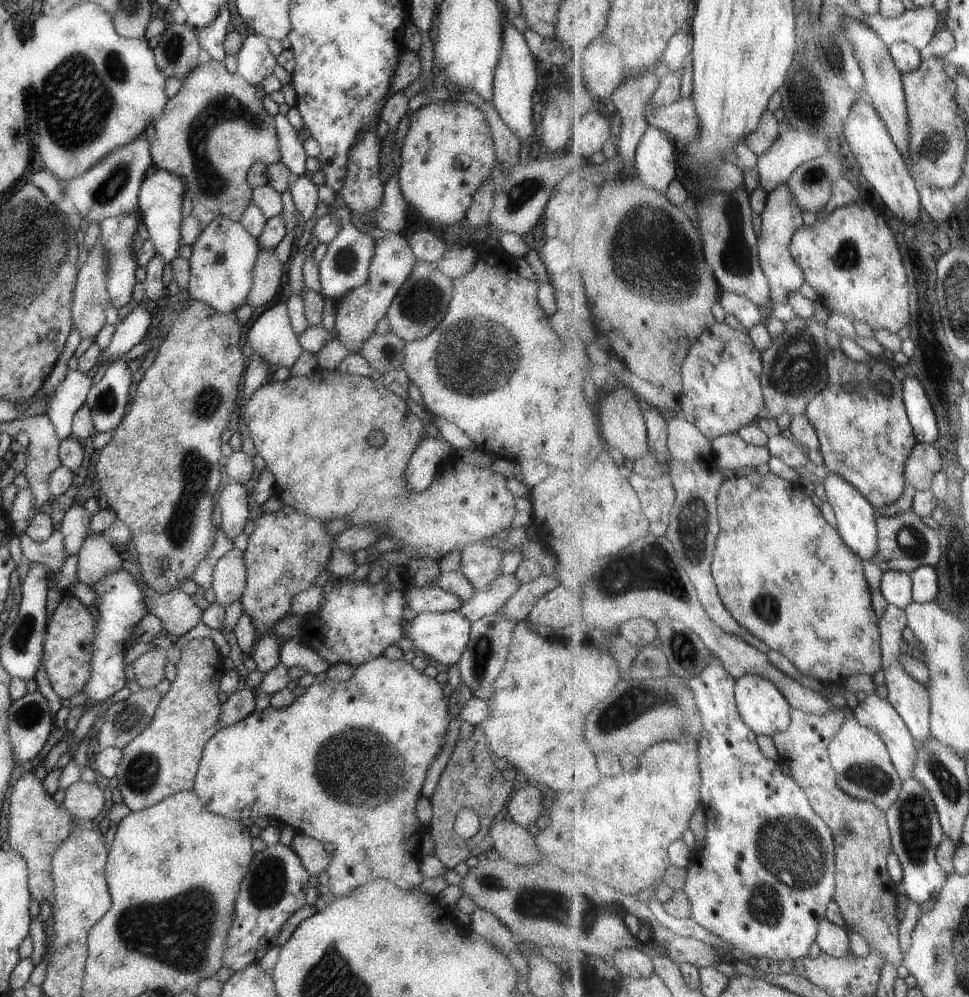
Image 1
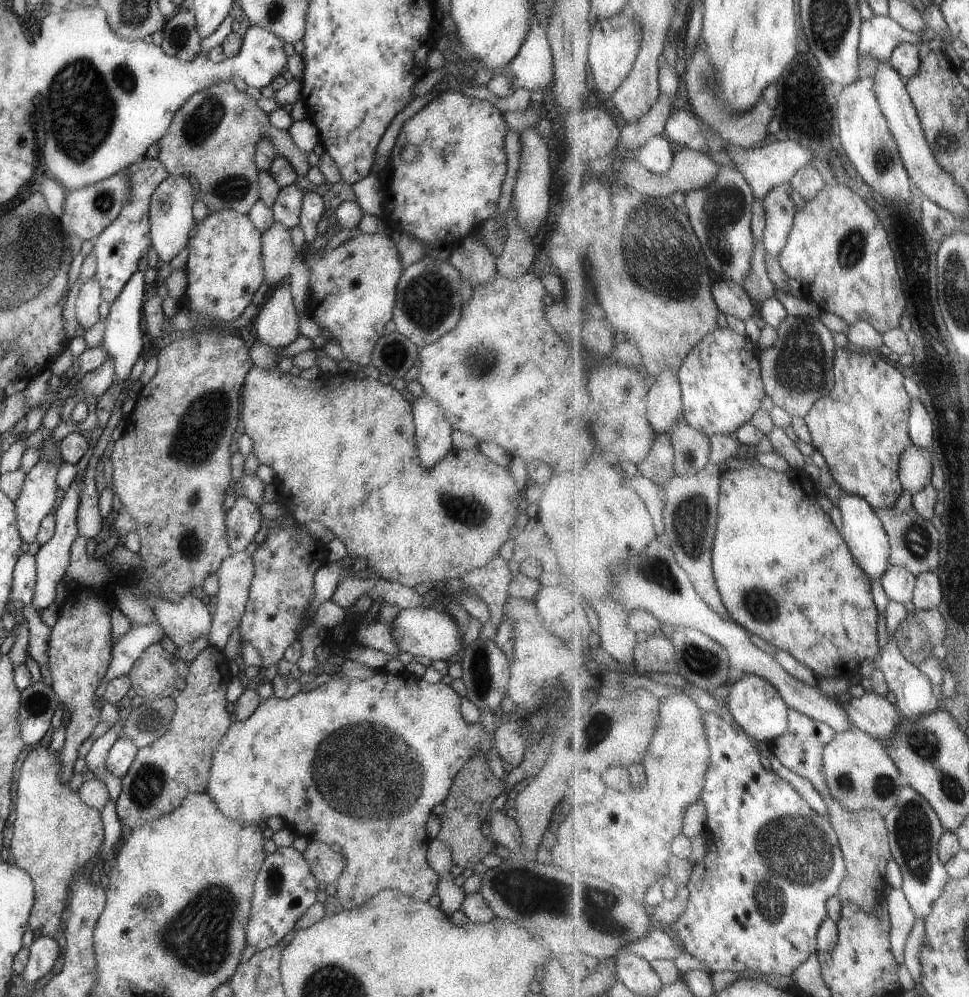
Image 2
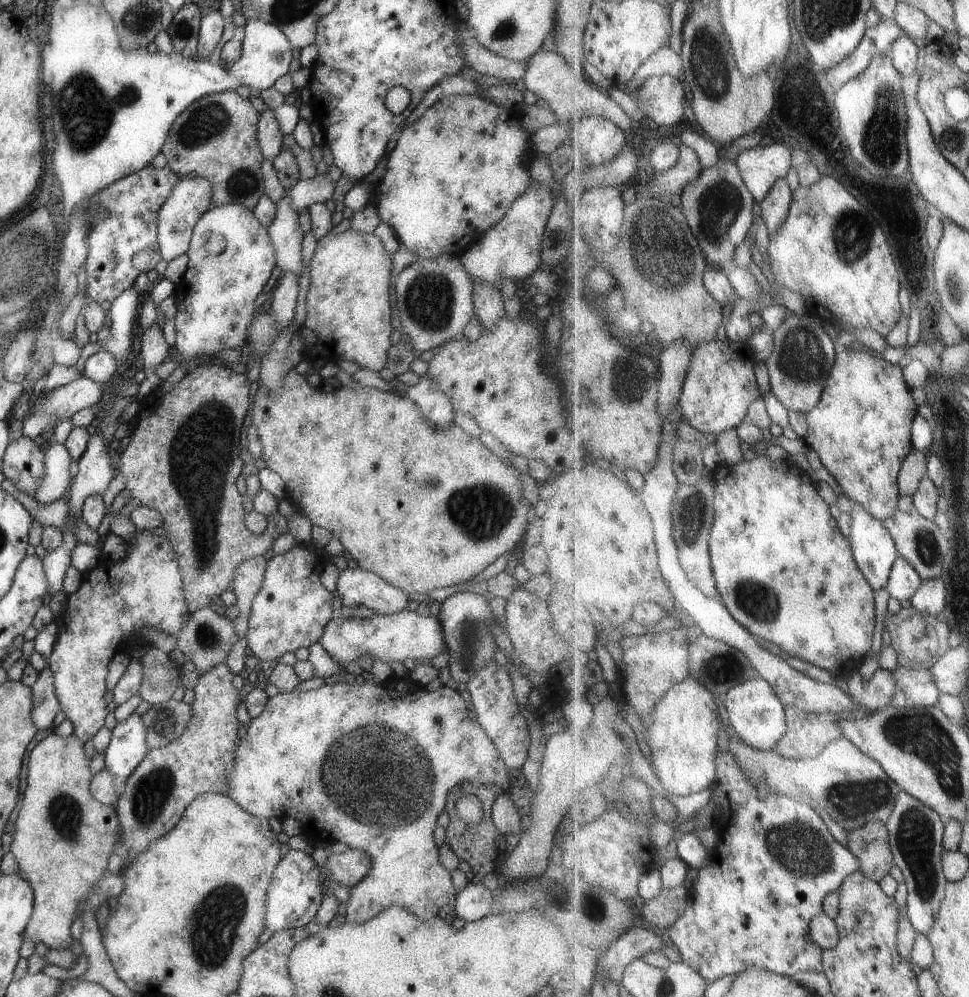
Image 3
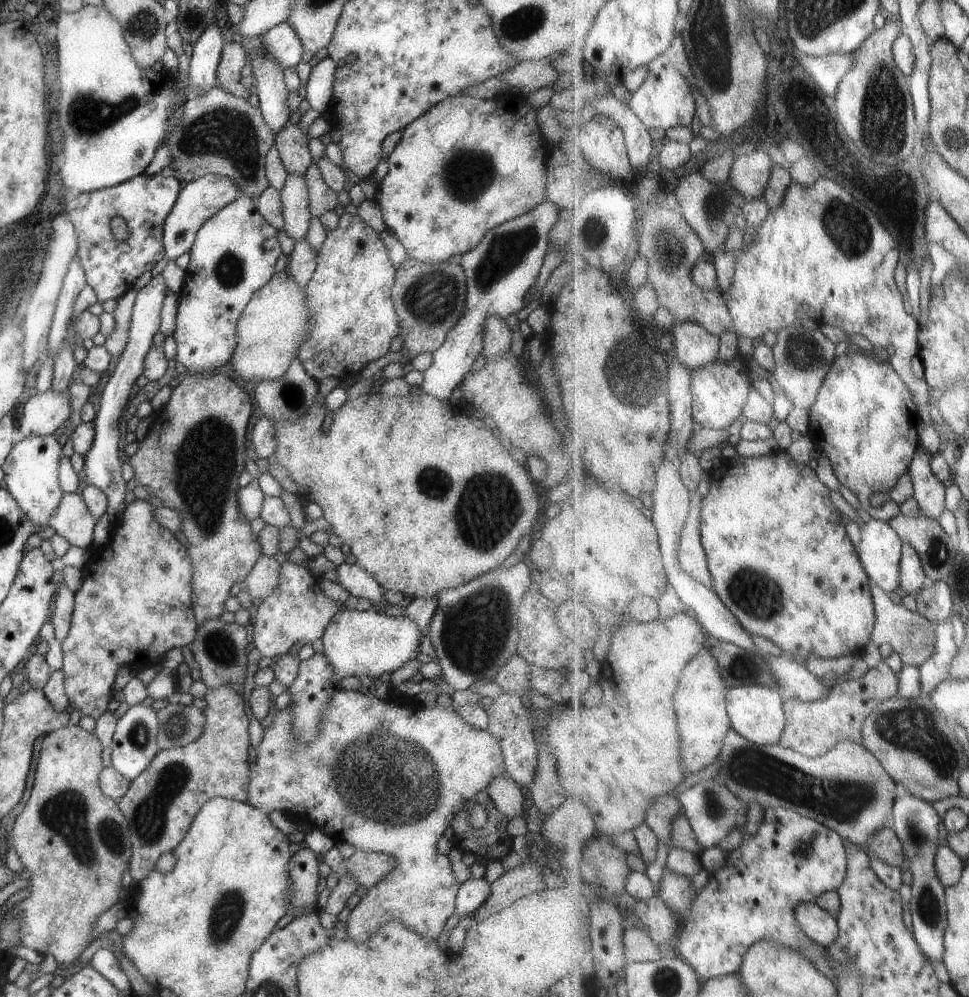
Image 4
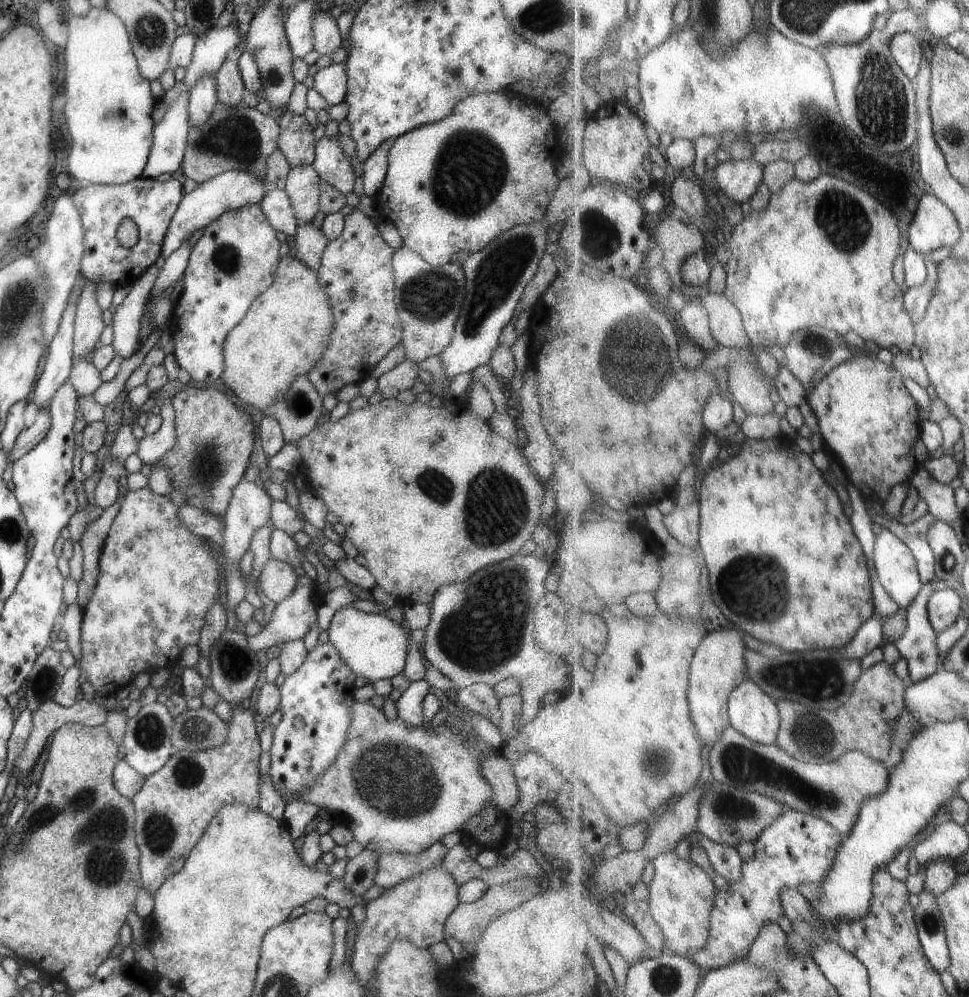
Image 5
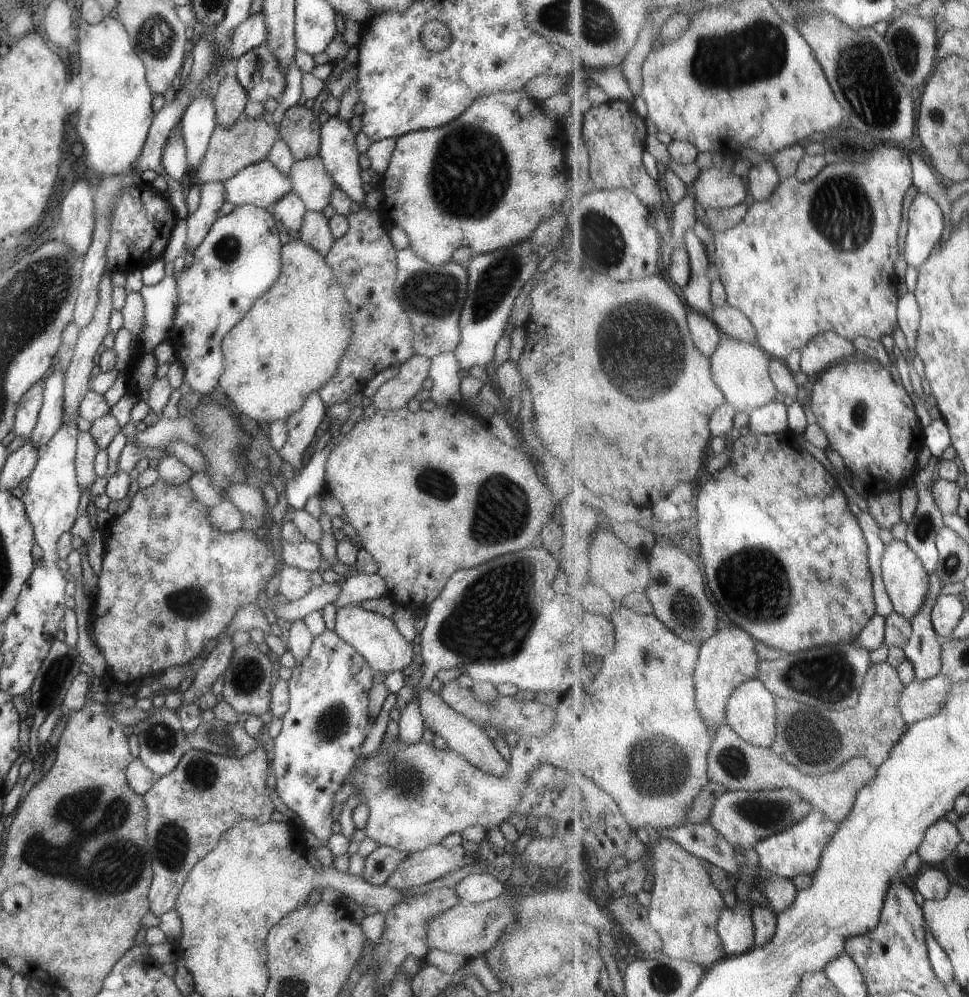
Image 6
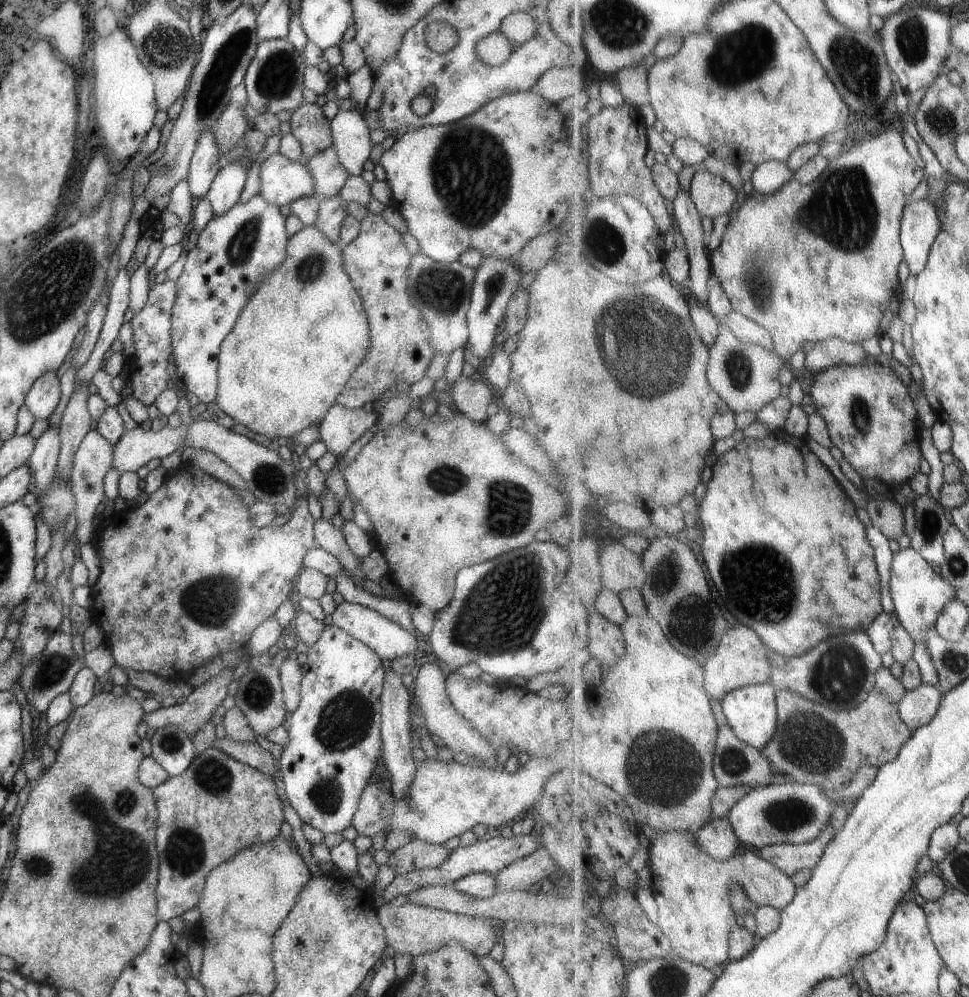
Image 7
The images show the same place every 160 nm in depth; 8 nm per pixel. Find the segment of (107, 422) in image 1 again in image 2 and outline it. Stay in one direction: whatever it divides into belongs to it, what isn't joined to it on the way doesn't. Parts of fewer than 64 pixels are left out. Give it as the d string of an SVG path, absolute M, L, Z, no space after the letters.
M135 271L129 280L123 285L121 292L113 299L110 304L108 314L103 319L104 331L100 346L105 349L114 368L114 380L124 381L135 361L143 350L141 343L141 318L143 295L149 286L143 281L143 271Z

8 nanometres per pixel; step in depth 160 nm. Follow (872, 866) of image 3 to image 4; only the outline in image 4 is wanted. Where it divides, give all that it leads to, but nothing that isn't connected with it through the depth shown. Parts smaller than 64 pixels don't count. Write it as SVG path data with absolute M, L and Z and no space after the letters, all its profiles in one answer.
M885 826L868 838L866 845L869 853L876 854L888 865L904 868L907 858L904 855L904 846L892 826Z

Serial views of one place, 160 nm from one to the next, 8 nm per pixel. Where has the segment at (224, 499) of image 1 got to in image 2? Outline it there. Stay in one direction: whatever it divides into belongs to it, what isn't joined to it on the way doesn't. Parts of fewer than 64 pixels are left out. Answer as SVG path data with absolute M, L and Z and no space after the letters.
M236 496L233 506L226 511L226 539L232 552L243 551L255 532L261 528L259 506L245 496Z

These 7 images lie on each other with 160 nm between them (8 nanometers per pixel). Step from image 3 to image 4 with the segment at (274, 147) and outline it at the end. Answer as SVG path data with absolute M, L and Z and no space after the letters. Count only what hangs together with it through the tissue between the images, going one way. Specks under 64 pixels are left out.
M251 37L250 43L247 58L252 66L258 107L266 126L275 134L288 122L291 113L286 103L288 90L282 79L283 68L271 57L266 57L265 51L260 51L257 37Z

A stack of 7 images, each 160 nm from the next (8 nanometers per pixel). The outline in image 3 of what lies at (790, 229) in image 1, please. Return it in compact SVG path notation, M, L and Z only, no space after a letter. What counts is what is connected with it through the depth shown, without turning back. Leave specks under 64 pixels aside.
M781 178L773 186L764 202L760 203L762 218L765 220L770 234L777 233L784 227L784 223L788 221L792 203L791 188L789 188L787 180Z

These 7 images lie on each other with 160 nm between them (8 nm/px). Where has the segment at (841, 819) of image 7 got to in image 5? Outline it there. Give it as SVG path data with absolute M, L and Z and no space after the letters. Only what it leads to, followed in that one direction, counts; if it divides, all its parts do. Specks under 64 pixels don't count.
M785 809L785 812L753 843L755 856L753 861L742 866L743 878L731 883L726 892L716 891L716 905L712 910L708 945L700 950L693 960L704 970L721 968L738 960L747 960L752 952L753 943L759 936L765 923L774 922L785 914L781 900L783 889L796 889L801 884L823 884L836 861L838 850L844 837L825 819L809 816L802 812Z

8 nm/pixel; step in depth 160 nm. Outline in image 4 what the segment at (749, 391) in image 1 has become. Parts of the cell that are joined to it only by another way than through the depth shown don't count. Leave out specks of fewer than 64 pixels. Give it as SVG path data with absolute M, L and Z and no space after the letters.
M737 355L731 360L729 367L716 366L711 364L705 368L700 368L694 372L692 393L693 416L696 427L715 430L726 430L743 418L744 406L748 401L751 390L751 380L749 378L749 368L739 362Z

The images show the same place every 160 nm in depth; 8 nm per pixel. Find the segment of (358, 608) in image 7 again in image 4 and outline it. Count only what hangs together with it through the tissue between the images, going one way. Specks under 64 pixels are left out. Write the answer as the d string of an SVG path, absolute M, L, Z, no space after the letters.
M341 608L331 617L320 639L324 648L323 654L332 668L334 682L339 682L343 677L357 676L366 683L375 683L384 671L392 673L407 660L415 659L419 652L419 638L422 634L417 626L405 616L386 616L382 612L374 611L373 608L366 611Z

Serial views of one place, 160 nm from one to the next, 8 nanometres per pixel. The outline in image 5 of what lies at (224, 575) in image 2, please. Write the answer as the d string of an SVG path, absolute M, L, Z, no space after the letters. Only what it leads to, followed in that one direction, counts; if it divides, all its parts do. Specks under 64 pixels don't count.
M269 558L261 567L255 587L264 601L278 603L292 593L297 579L292 566Z

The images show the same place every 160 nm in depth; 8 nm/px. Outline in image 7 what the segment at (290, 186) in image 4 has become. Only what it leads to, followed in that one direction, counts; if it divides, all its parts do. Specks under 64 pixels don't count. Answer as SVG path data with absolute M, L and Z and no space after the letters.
M333 144L305 160L314 184L314 196L318 199L337 195L350 175L339 162Z

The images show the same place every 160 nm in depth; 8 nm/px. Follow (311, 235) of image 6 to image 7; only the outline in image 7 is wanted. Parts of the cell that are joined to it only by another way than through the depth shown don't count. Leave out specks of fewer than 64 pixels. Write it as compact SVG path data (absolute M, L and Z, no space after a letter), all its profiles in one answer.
M339 195L323 197L317 211L317 218L313 224L314 229L323 233L331 242L337 242L340 233L340 224L347 215L346 200Z

